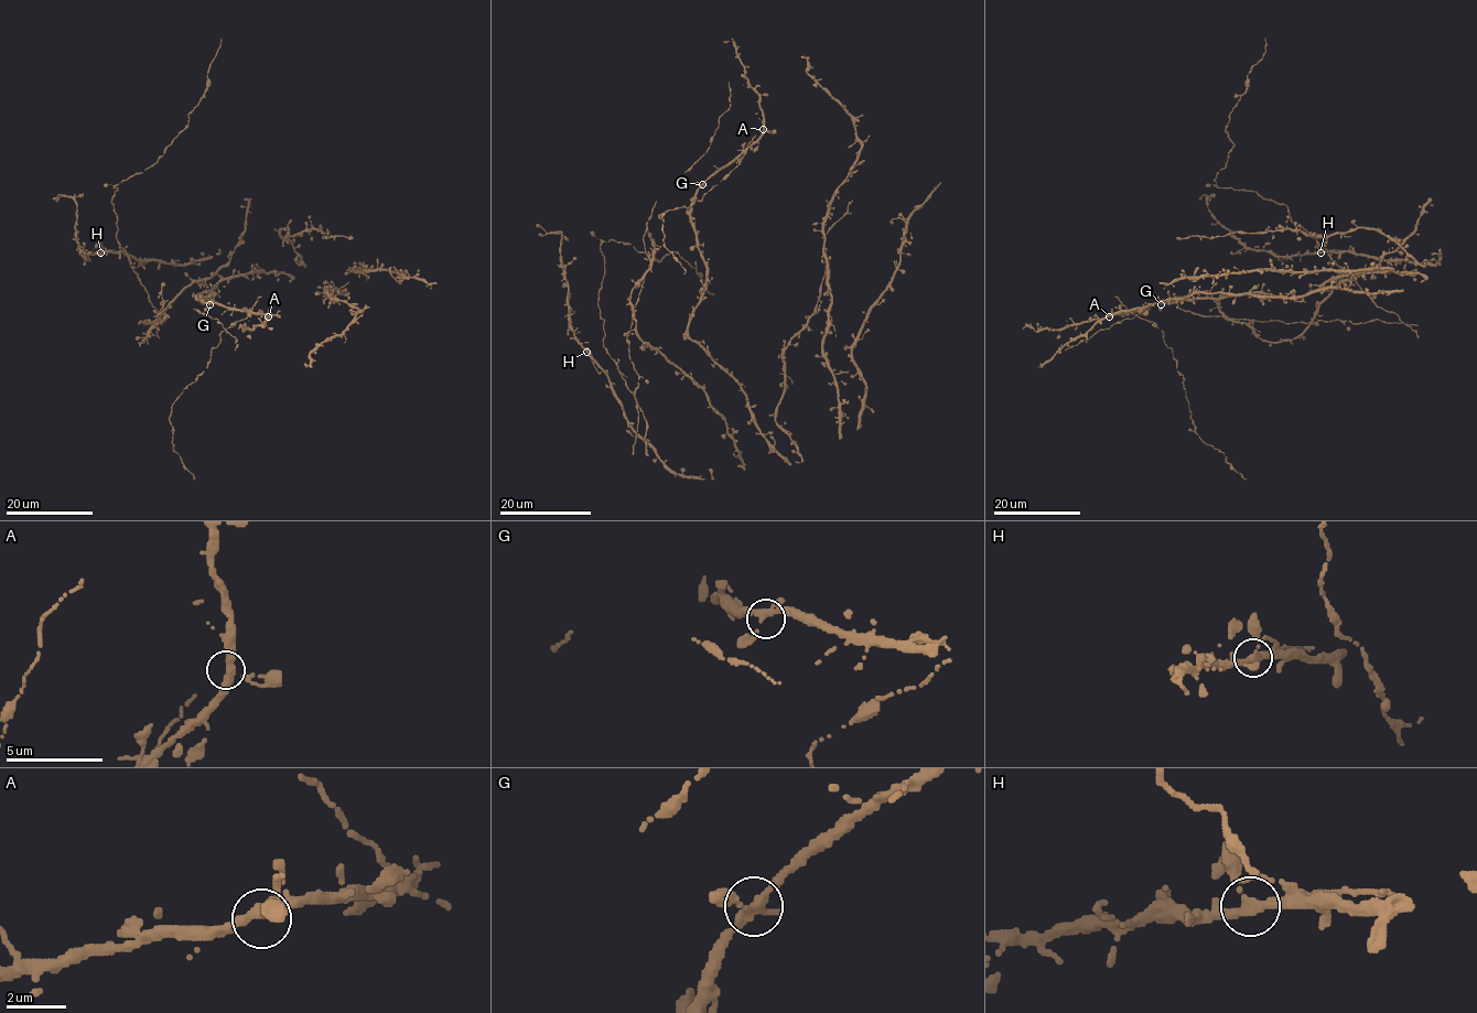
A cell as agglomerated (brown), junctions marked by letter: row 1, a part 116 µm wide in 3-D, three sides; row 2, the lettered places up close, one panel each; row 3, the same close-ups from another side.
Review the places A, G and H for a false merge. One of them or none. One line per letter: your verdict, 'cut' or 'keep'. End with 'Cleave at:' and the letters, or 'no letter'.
A: keep
G: keep
H: keep
Cleave at: no letter

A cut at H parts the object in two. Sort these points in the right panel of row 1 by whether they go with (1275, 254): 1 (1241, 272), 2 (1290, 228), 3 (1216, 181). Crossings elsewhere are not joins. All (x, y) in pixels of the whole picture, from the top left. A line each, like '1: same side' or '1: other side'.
1: other side
2: other side
3: other side

